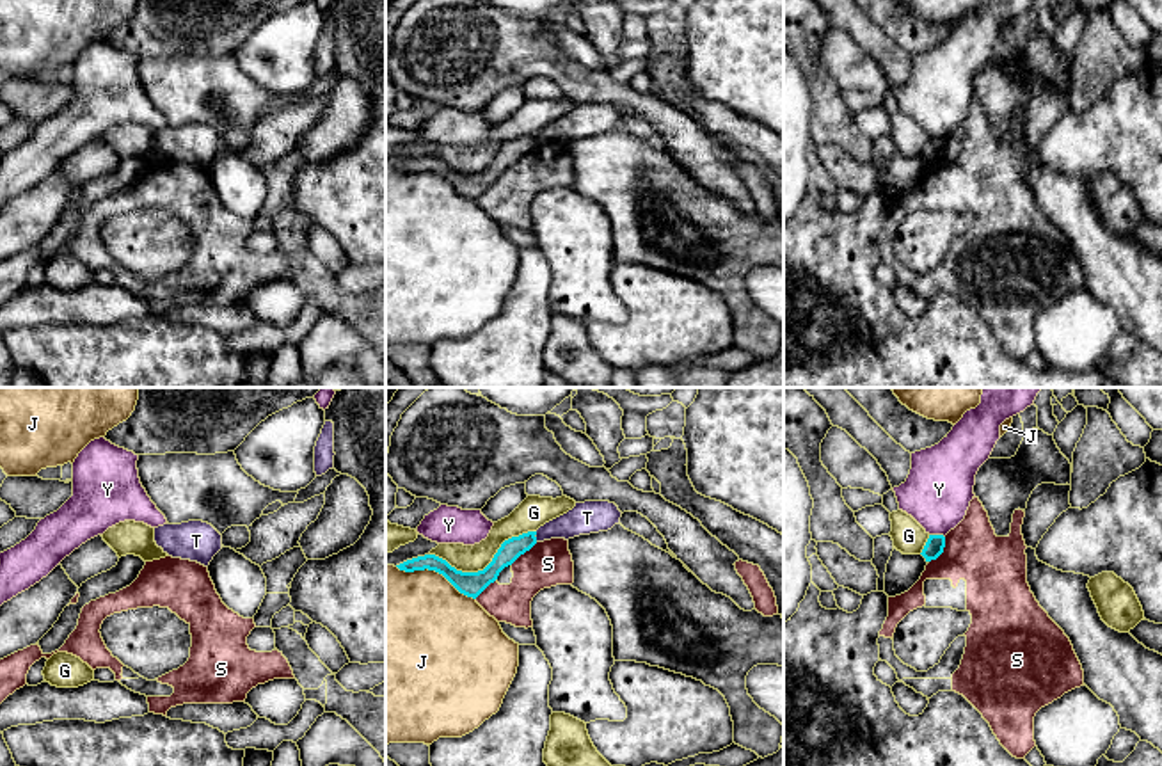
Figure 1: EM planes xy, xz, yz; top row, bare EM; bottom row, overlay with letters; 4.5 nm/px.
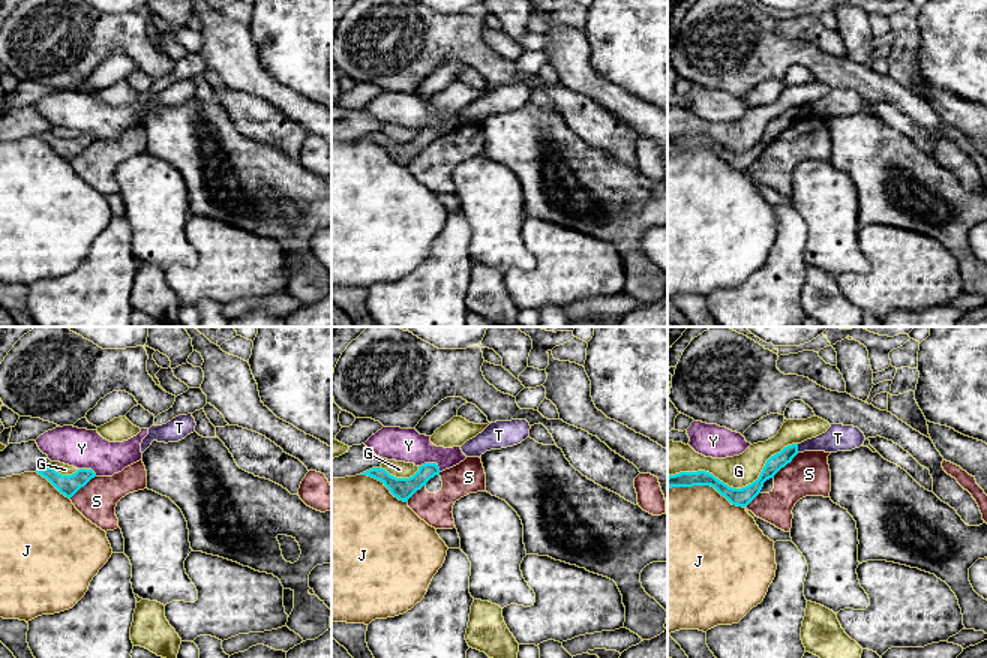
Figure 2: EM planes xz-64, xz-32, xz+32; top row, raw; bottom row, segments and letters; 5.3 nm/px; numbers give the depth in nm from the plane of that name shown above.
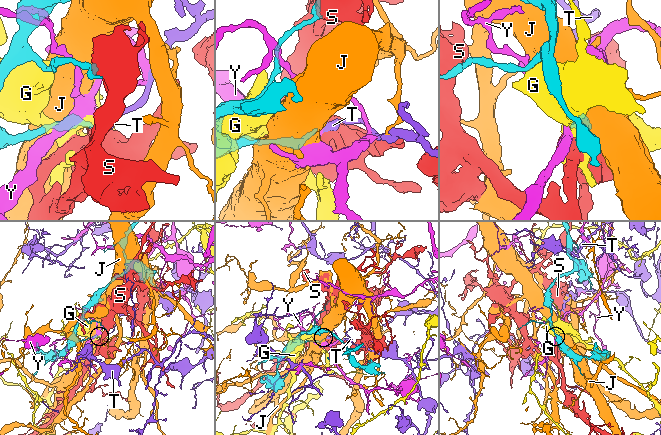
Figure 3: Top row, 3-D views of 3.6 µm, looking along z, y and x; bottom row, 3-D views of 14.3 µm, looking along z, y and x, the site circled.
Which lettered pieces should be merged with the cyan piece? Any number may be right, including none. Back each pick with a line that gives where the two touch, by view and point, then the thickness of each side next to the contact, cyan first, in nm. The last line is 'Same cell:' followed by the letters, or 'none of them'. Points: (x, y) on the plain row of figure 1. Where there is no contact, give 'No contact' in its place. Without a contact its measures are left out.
Same cell: none of them

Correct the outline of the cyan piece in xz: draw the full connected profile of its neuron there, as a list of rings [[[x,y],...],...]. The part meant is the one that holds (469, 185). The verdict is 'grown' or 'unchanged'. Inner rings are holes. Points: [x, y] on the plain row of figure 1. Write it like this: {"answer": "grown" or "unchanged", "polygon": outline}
{"answer": "unchanged", "polygon": [[[528,133],[519,139],[512,139],[501,146],[492,164],[478,174],[462,174],[451,169],[446,162],[435,156],[425,156],[407,162],[396,167],[400,172],[435,172],[442,176],[460,195],[476,201],[490,185],[494,185],[499,174],[512,167],[521,156],[529,153],[537,146],[537,133]]]}

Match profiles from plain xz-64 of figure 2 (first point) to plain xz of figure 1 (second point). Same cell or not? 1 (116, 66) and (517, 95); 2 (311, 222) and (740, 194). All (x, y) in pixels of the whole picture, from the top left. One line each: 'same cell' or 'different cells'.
1: same cell
2: different cells

